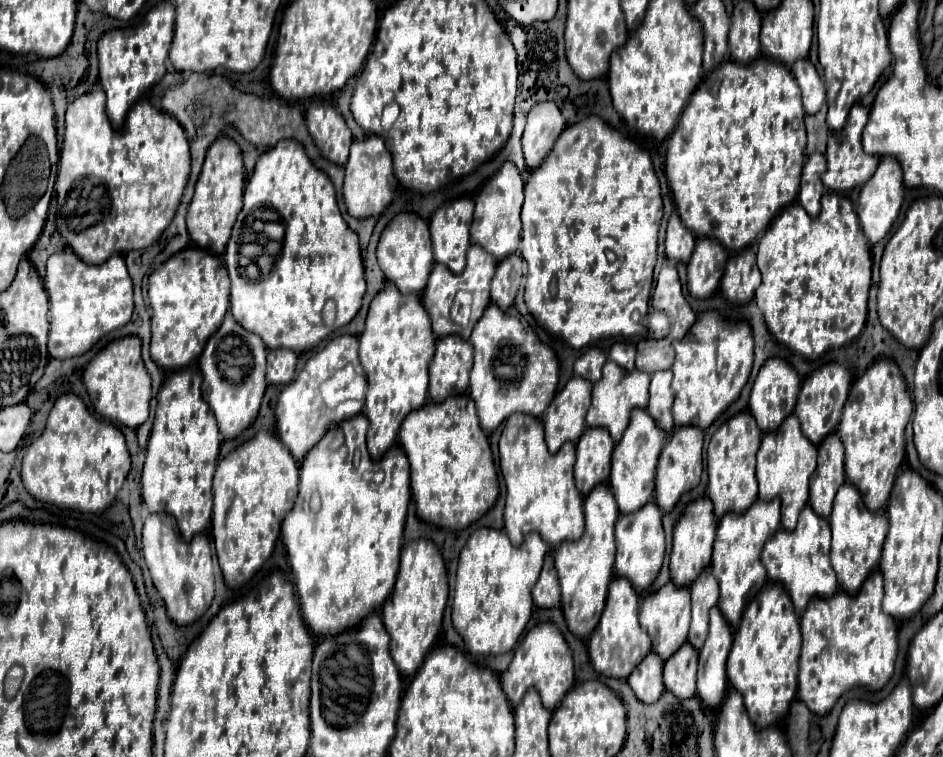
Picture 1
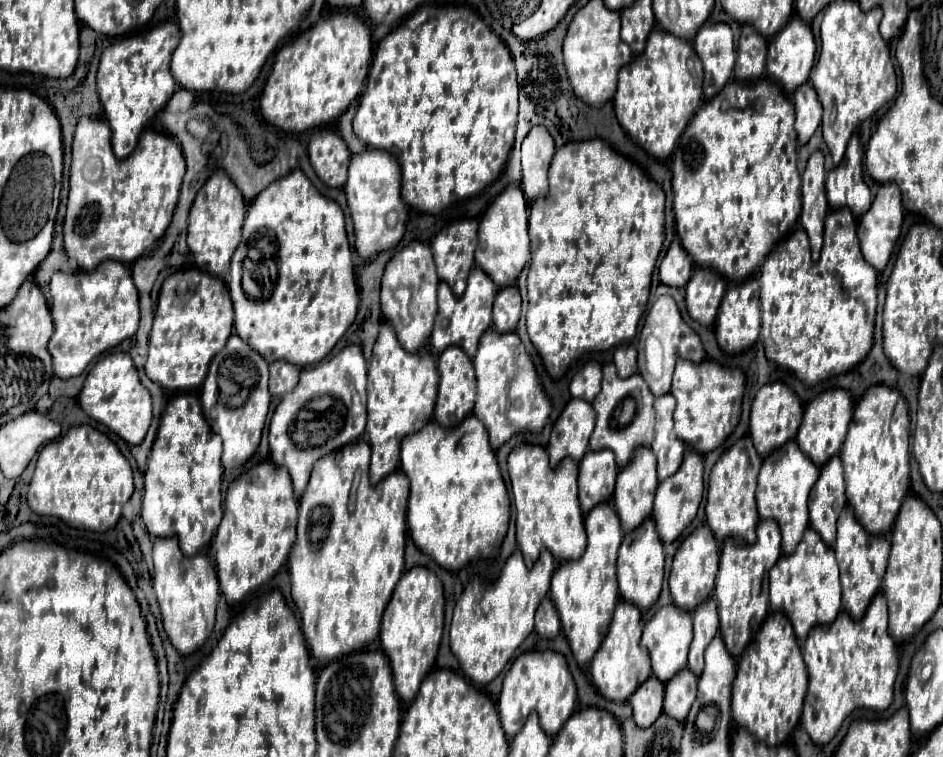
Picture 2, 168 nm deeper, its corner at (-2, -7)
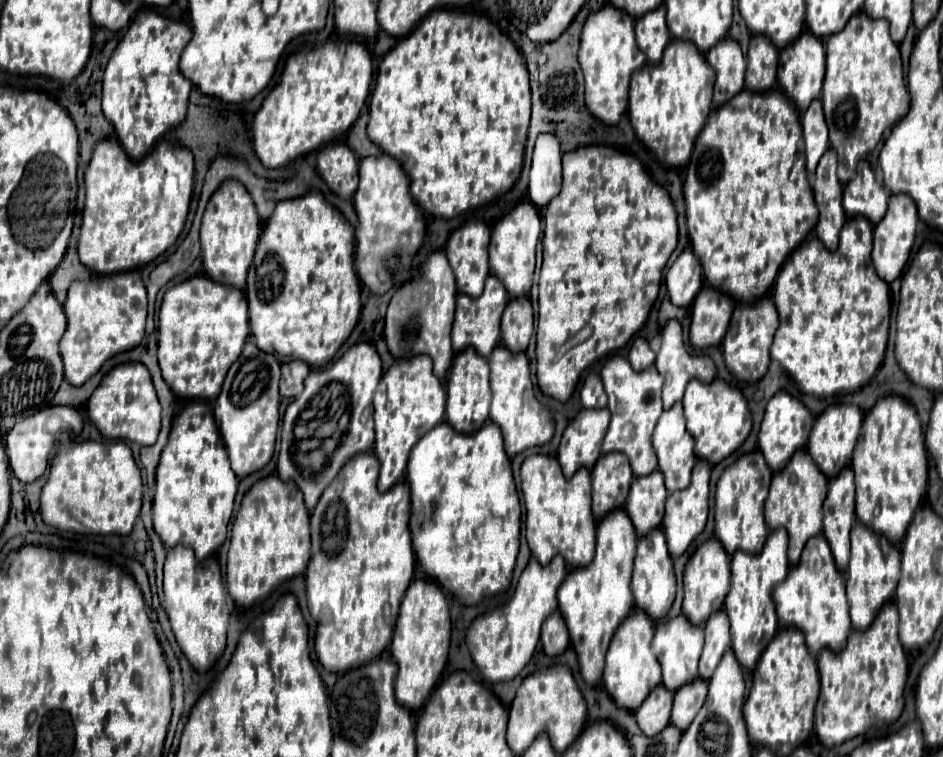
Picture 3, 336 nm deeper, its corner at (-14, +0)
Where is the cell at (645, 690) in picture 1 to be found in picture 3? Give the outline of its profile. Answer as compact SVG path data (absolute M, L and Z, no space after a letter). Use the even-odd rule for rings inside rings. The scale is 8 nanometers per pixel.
M658 686L634 712L636 722L644 736L658 736L658 732L662 732L662 728L670 724L672 698L674 698L672 692L668 692L664 686Z

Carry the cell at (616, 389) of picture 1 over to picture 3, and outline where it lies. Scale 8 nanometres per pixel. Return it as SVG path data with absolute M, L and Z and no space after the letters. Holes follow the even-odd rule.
M616 356L610 362L606 362L606 366L602 368L602 382L604 382L606 394L608 394L608 410L612 414L610 428L606 432L602 450L604 450L604 454L606 452L624 452L630 458L634 476L636 478L648 476L650 472L654 472L658 468L656 452L652 448L652 432L662 414L662 398L660 398L662 376L658 374L658 370L654 366L646 368L646 372L634 372L626 358ZM618 402L626 404L626 412L622 412L622 414L616 412Z

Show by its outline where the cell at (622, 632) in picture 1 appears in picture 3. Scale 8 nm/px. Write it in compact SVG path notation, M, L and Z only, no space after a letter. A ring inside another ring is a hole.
M634 608L612 636L606 654L606 670L602 684L606 692L612 696L612 700L618 704L618 708L626 708L630 712L638 710L638 704L642 704L642 700L646 700L646 696L662 682L660 664L650 652L652 636L654 636L654 622L640 608Z

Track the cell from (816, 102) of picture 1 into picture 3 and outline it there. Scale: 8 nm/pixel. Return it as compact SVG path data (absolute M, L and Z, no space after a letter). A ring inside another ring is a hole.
M814 100L806 112L802 112L802 130L804 130L804 142L806 142L806 166L810 178L814 176L814 168L818 166L818 160L828 150L828 126L824 120L822 102Z

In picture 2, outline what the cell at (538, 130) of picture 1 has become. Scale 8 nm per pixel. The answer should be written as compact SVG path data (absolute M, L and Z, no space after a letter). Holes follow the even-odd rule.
M532 127L522 141L522 191L532 201L548 191L546 173L556 153L556 143L546 127Z

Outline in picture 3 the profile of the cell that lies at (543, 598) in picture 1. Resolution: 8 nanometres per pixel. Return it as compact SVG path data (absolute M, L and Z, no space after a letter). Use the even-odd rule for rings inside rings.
M554 612L544 624L542 624L542 650L546 656L560 656L568 648L568 628L560 616L560 612Z

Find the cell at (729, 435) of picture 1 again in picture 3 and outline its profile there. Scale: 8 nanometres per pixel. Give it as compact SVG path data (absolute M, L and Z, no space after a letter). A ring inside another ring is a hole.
M758 450L738 458L720 476L716 488L716 504L714 504L714 518L716 518L714 536L722 542L722 546L730 556L736 550L762 552L762 544L766 542L768 536L768 526L764 522L764 500L768 496L770 480L772 480L772 470L768 468L764 456Z

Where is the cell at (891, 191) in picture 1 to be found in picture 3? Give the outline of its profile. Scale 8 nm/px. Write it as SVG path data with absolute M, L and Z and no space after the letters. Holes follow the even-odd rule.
M902 194L890 196L890 208L886 216L882 218L882 222L874 226L874 250L872 250L874 268L878 268L878 276L882 276L882 280L886 280L888 284L894 282L898 276L902 276L908 264L914 236L916 236L916 224L918 224L918 212L914 208L914 200Z

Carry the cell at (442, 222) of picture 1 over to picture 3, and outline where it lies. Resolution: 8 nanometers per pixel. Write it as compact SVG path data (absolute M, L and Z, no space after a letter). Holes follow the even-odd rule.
M482 222L466 224L452 232L446 244L446 256L456 276L458 292L470 298L478 298L482 294L488 268L488 244L490 244L490 228Z

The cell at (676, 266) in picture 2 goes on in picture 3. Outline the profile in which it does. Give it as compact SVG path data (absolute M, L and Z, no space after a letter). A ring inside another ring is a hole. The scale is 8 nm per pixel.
M686 248L666 272L666 290L674 306L688 308L702 288L702 268L694 252Z

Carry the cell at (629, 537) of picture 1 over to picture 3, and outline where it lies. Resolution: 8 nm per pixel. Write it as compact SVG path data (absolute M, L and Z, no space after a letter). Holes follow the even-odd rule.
M660 528L652 530L648 536L638 540L638 552L634 560L634 572L632 572L632 592L636 606L642 608L652 620L660 620L668 614L674 596L676 596L676 576L674 576L674 566L672 558L666 548L666 538Z

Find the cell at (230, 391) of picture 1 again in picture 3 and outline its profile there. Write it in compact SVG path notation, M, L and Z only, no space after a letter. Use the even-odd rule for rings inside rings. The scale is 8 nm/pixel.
M252 338L246 342L240 358L230 366L222 392L214 402L214 420L222 434L228 458L232 462L232 470L238 478L246 478L256 470L264 468L276 444L278 432L278 380L280 380L280 364L272 354L262 352Z

